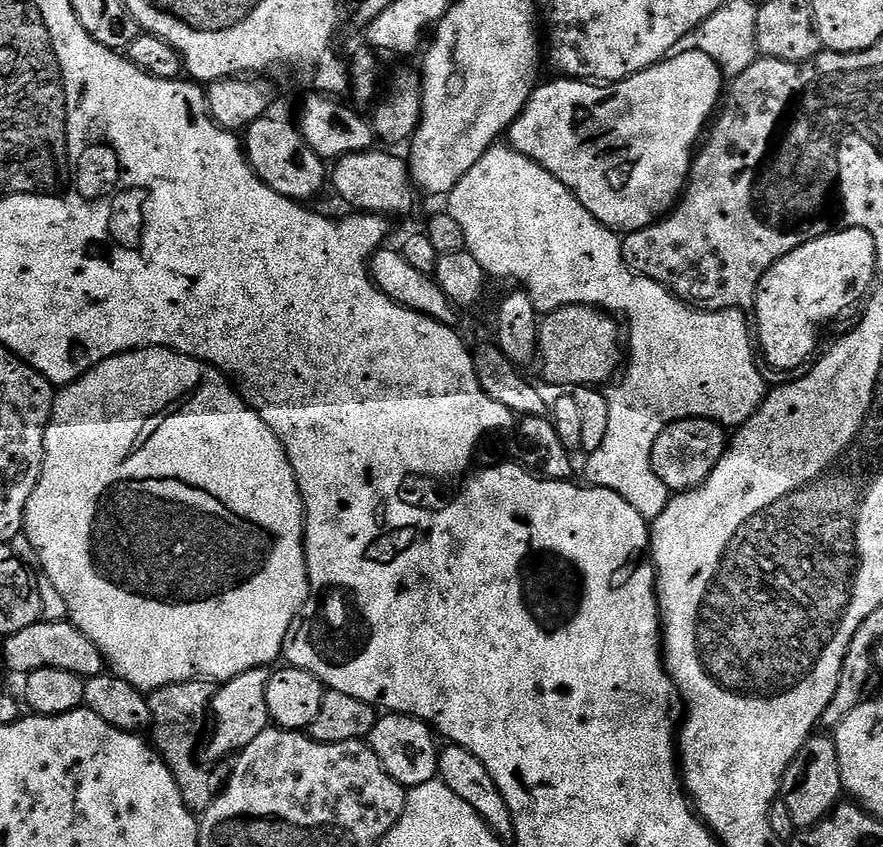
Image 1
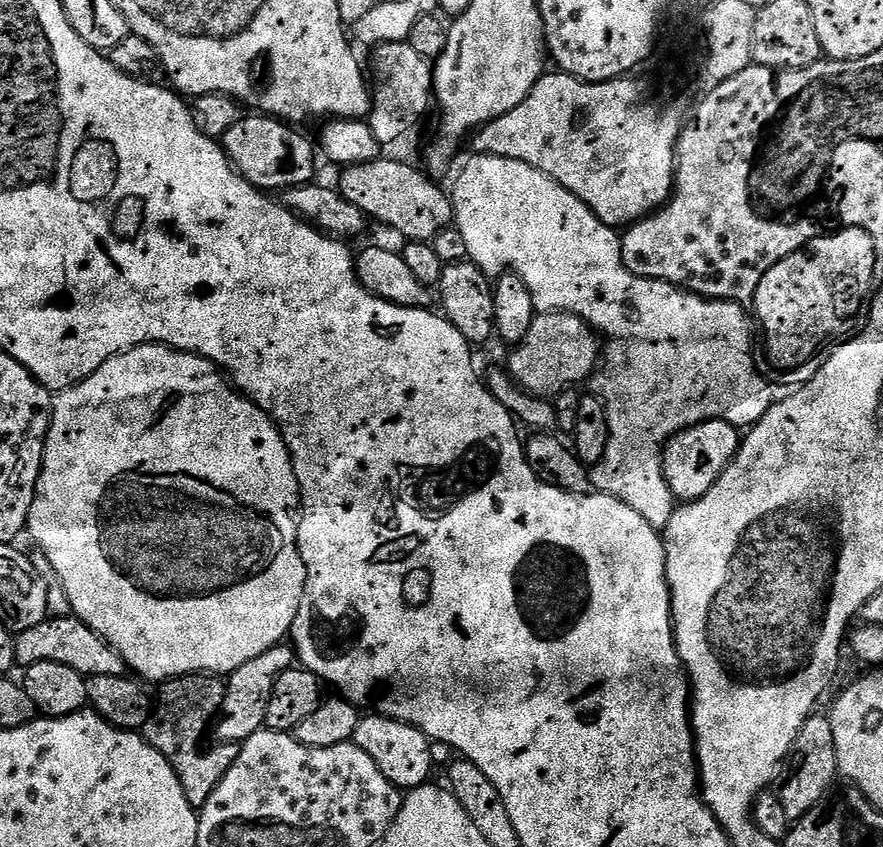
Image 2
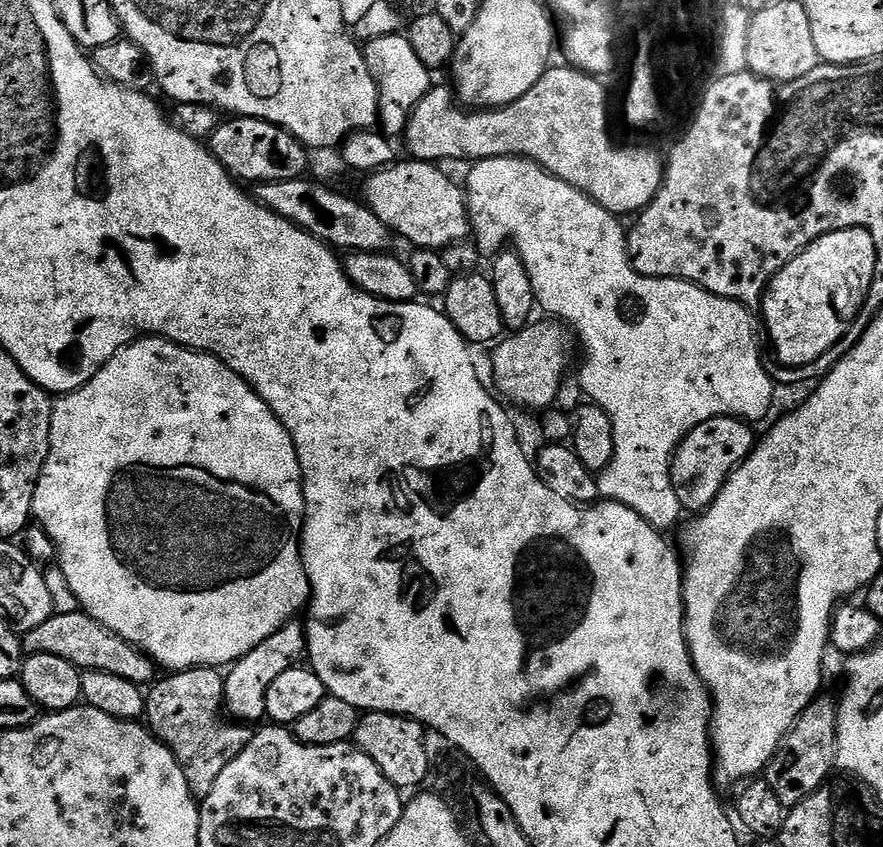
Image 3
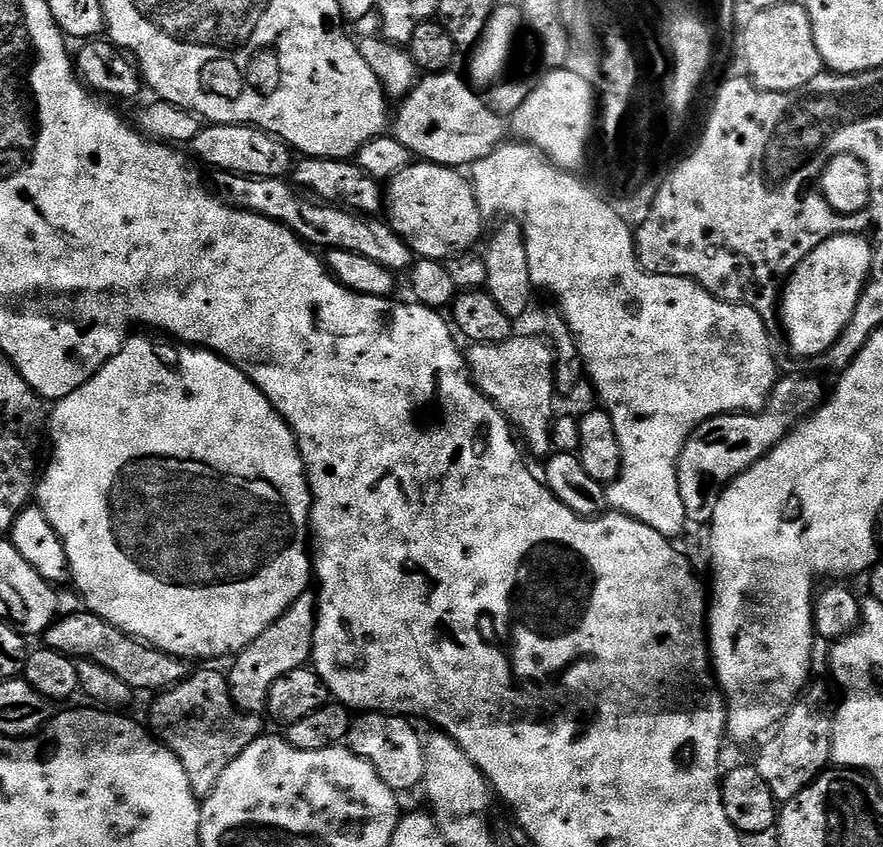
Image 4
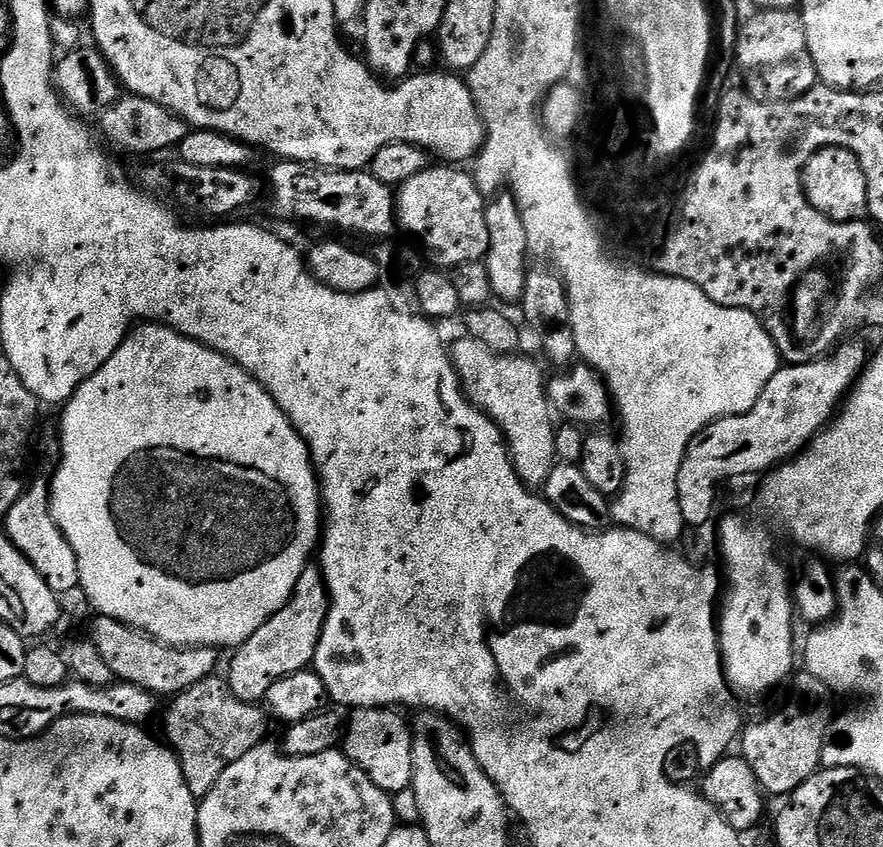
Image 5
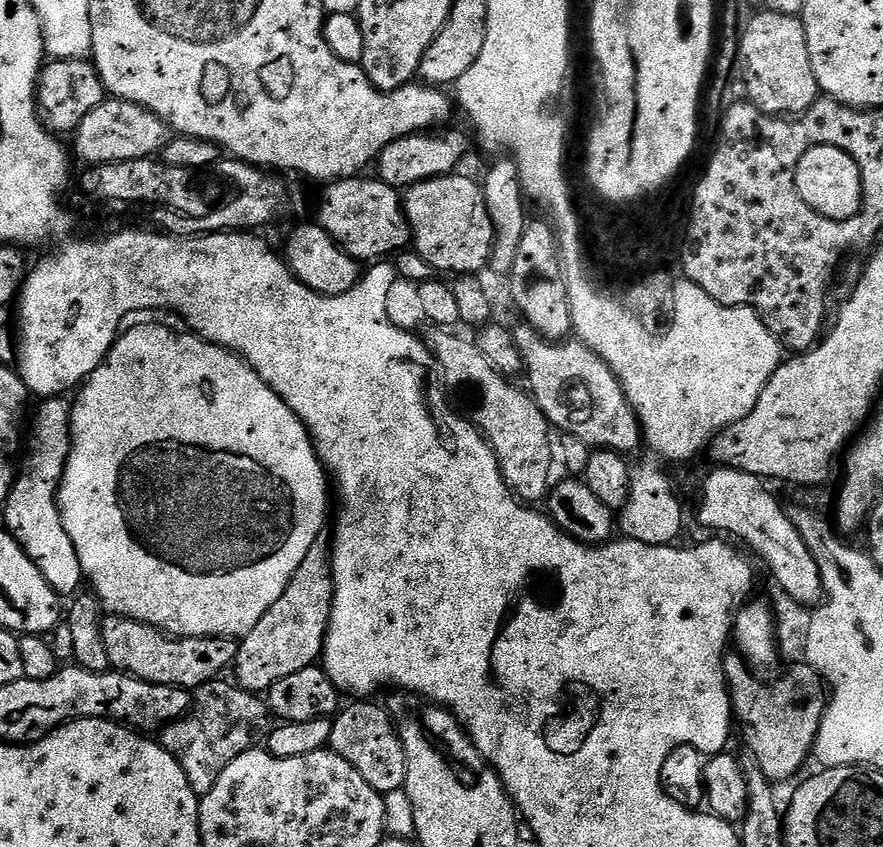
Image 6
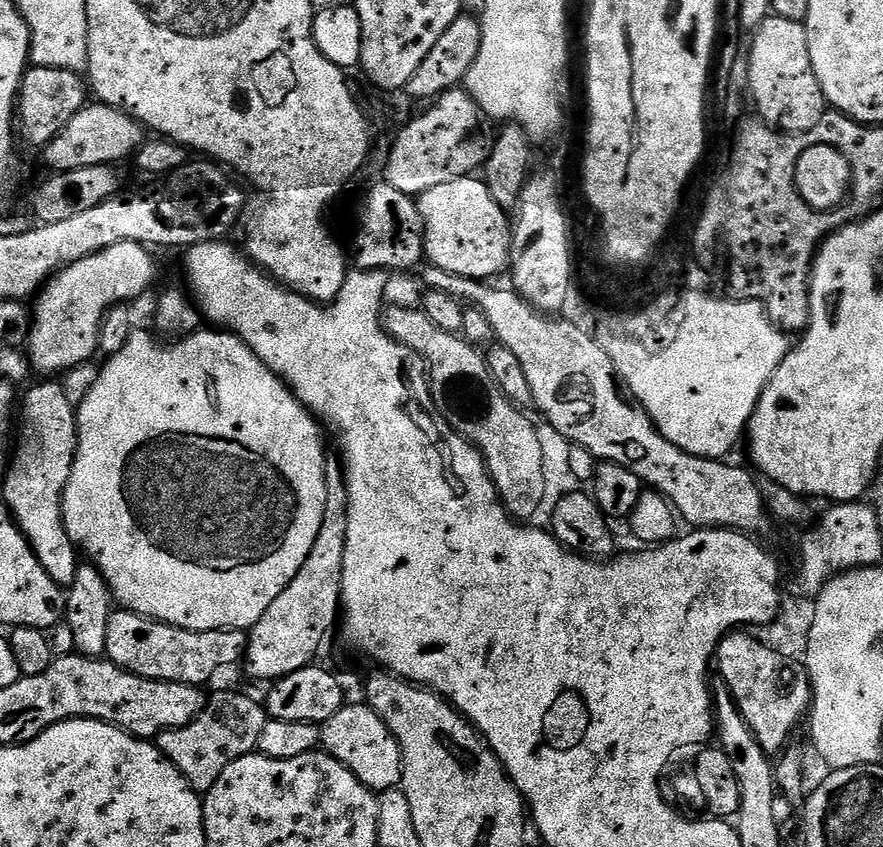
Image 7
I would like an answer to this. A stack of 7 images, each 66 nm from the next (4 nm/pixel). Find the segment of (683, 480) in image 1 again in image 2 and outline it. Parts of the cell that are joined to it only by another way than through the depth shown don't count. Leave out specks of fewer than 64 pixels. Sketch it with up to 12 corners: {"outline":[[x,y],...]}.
{"outline":[[707,420],[661,456],[677,501],[702,498],[736,456],[741,429]]}

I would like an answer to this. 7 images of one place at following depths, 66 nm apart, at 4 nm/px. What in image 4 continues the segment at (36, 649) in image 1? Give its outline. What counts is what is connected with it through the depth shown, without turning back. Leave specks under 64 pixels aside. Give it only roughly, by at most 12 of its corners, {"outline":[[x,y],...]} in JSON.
{"outline":[[87,610],[53,620],[42,644],[159,694],[189,665]]}

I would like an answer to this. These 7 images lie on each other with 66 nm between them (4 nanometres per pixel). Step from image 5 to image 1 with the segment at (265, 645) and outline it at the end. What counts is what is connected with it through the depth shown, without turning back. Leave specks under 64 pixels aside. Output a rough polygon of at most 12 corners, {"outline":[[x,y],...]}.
{"outline":[[268,668],[217,687],[201,764],[239,754],[268,731]]}

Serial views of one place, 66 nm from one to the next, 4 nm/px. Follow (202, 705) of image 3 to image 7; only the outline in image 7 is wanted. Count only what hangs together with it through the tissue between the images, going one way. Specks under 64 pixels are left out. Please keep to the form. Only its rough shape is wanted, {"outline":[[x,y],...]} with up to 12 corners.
{"outline":[[216,692],[160,753],[197,794],[259,749],[267,707]]}

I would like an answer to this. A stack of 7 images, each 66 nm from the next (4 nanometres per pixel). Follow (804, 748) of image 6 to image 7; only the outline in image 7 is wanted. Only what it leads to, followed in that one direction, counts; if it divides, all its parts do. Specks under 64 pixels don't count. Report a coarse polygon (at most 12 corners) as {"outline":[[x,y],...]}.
{"outline":[[748,630],[714,668],[769,754],[789,747],[812,706],[803,663]]}

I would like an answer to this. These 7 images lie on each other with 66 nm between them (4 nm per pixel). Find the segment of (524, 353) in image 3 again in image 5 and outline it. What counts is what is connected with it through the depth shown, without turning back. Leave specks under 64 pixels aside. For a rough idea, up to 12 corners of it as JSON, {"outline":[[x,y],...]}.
{"outline":[[461,335],[465,396],[500,427],[512,465],[543,489],[558,463],[546,375]]}

